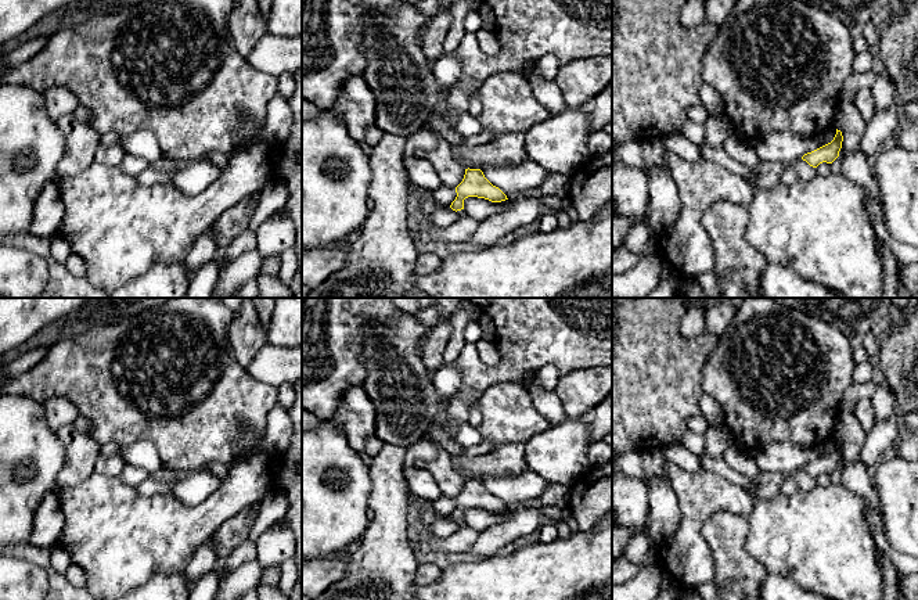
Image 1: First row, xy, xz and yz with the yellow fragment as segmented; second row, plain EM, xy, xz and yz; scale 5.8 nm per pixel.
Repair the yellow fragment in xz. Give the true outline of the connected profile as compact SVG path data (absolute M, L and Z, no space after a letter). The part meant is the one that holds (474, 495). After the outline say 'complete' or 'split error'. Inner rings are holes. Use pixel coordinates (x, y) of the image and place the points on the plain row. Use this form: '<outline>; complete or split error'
M465 479L462 492L456 497L457 507L451 513L453 521L464 520L464 510L468 507L485 509L492 513L501 513L508 510L507 506L496 496L493 496L480 479Z; complete

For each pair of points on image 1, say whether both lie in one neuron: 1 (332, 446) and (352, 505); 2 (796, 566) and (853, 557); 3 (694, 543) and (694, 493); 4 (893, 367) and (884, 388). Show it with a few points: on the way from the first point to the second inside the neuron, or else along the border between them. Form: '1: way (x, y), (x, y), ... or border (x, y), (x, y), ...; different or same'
1: way (344, 460), (352, 469), (355, 481), (352, 491); same
2: way (810, 557), (839, 557); same
3: way (694, 531), (694, 506); same
4: border (885, 380), (897, 401); different

